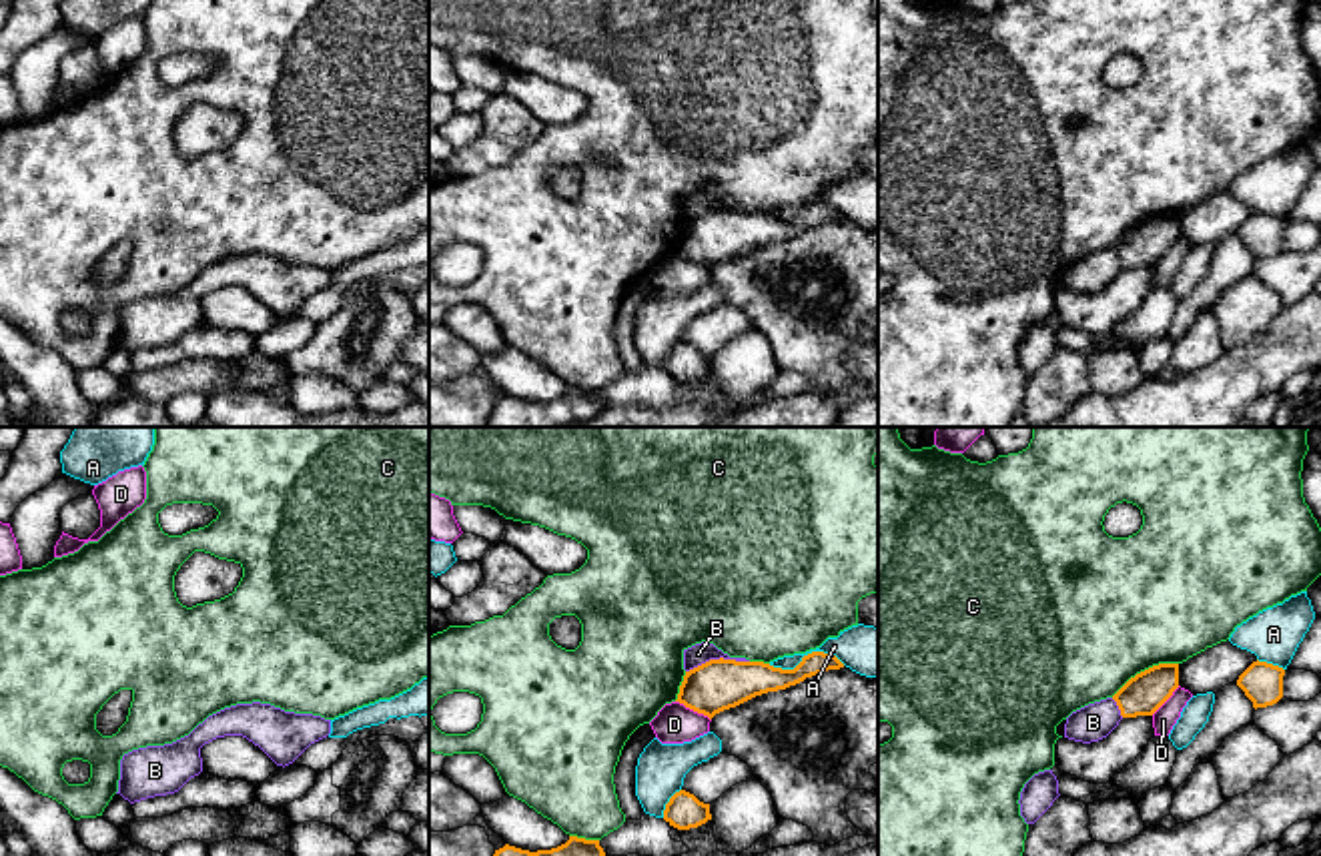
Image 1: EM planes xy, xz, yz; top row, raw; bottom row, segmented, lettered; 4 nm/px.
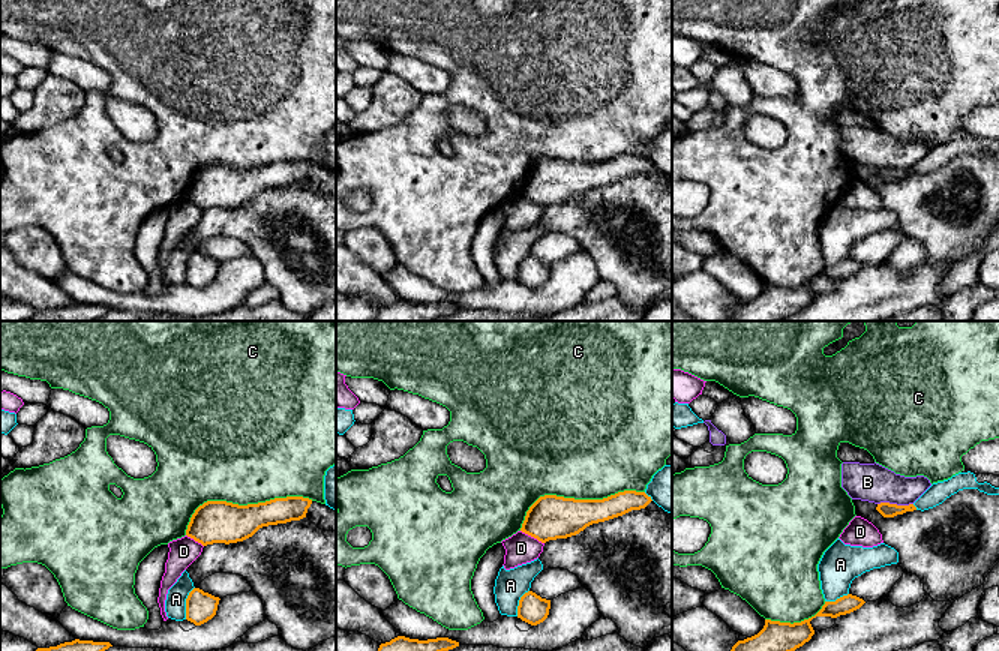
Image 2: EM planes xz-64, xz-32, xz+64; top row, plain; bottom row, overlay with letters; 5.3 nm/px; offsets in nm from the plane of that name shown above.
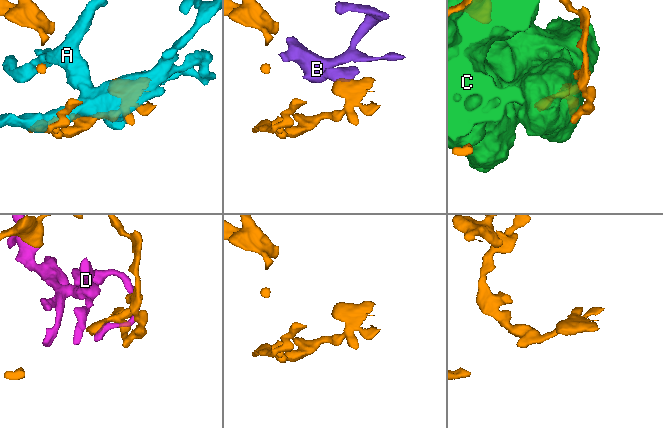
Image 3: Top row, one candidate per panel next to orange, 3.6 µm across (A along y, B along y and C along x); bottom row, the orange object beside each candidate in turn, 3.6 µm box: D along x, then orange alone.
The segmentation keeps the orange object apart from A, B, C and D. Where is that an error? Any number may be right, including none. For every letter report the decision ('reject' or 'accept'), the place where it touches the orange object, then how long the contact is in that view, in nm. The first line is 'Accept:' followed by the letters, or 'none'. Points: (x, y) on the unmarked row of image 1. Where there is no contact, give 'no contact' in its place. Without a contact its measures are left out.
Accept: none
A: reject; meets orange in xz at (806, 207); contact 320 nm long
B: reject; meets orange in xz at (716, 211); contact 260 nm long
C: reject; meets orange in yz at (1145, 221); contact 300 nm long
D: reject; meets orange in xz at (694, 261); contact 170 nm long

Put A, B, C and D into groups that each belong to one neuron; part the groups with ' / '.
A B / C / D

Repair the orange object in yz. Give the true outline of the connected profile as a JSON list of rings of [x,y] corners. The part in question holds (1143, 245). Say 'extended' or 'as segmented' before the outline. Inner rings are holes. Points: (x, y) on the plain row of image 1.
as segmented; [[[1159,215],[1131,229],[1115,247],[1123,269],[1153,267],[1179,239],[1179,215]]]

